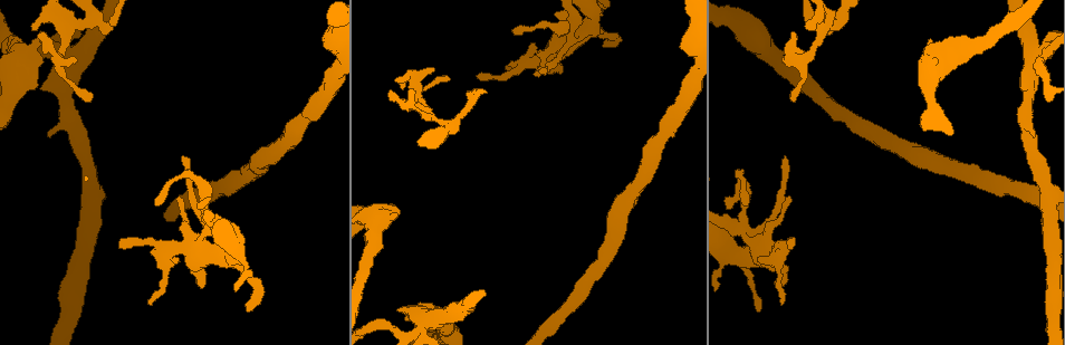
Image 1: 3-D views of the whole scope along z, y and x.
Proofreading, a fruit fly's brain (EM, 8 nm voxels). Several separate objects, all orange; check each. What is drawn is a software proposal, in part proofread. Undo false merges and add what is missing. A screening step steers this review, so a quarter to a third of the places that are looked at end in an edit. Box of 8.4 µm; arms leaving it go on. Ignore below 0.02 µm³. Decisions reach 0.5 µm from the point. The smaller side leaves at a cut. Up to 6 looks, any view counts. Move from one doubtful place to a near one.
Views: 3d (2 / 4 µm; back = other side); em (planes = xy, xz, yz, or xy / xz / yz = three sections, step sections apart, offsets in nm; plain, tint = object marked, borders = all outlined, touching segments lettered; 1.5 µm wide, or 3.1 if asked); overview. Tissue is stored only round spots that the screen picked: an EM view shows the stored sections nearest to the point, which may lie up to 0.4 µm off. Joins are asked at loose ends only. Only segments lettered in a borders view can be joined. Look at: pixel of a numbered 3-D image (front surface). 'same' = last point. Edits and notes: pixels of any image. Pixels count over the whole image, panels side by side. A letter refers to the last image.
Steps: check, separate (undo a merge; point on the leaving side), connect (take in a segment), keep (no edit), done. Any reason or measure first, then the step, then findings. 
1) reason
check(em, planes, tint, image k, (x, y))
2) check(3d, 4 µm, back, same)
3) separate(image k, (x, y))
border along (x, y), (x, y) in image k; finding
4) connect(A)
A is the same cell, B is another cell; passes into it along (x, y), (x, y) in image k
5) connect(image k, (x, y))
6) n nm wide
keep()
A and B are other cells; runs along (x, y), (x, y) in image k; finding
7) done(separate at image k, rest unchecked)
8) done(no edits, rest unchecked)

thin end
check(3d, 2 µm, back, image 1, (782, 57))

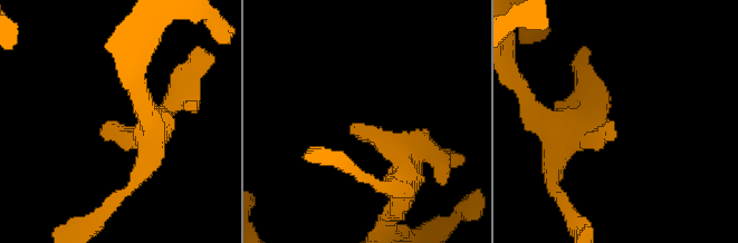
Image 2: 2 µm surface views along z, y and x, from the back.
shape alone is not enough
check(em, planes, borders, image 2, (103, 126))

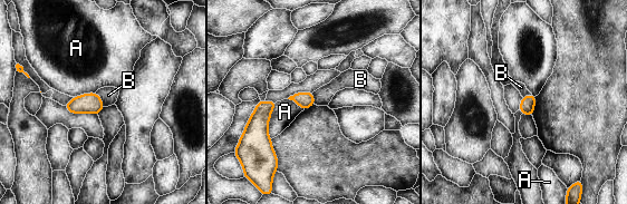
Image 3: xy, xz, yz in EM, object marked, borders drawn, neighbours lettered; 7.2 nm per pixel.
110 nm wide
keep()
A and B are other cells; border along (95, 93), (104, 106) in image 3; none of them fits

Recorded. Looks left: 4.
check(em, planes, borders, image 1, (931, 41))

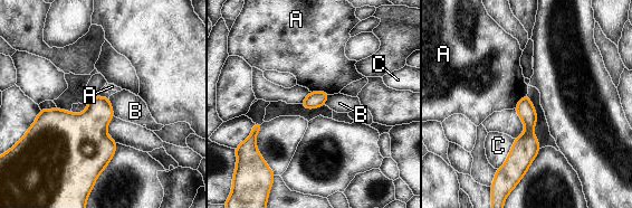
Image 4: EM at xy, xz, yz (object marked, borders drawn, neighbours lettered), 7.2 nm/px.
keep()
A, B and C are other cells; border along (310, 91), (325, 91), (329, 94) in image 4; none of them fits

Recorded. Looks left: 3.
arms part here
check(3d, 2 µm, image 1, (572, 28))

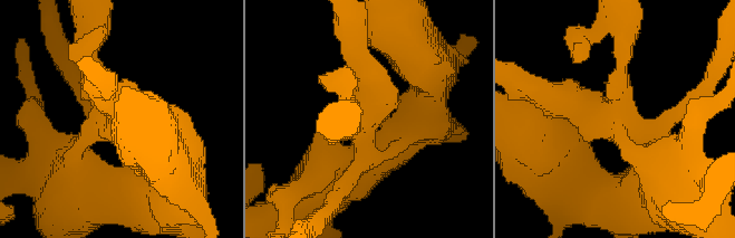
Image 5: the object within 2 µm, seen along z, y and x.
3 arms
check(em, yz, step 4, plain, image 5, (615, 116))

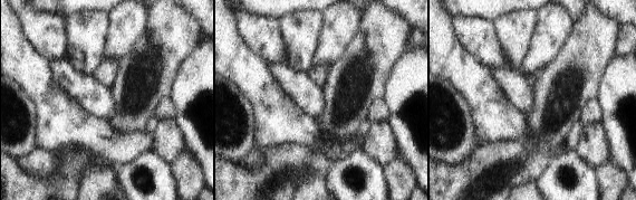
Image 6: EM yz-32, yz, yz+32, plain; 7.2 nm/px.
what lies round it
check(em, yz, step 4, borders, same)

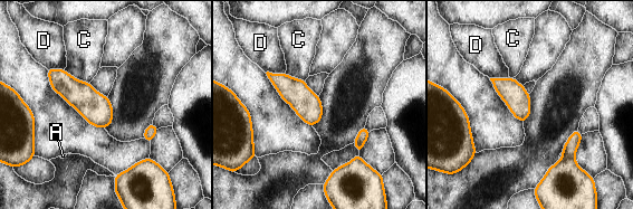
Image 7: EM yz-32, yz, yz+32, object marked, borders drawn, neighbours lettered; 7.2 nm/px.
C touches over 220 nm
keep()
A, C and D are other cells; one neuron here

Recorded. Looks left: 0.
done(no edits, rest unchecked)

